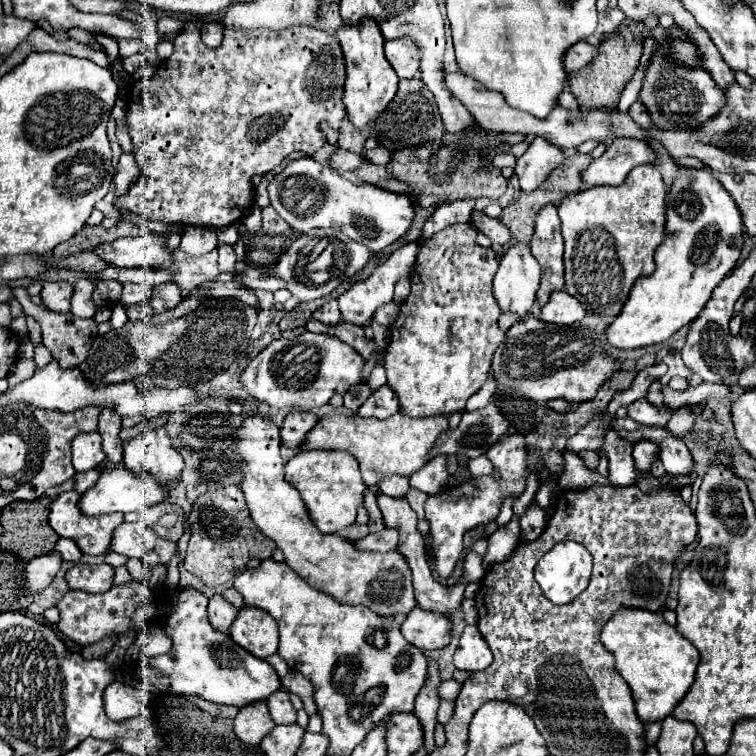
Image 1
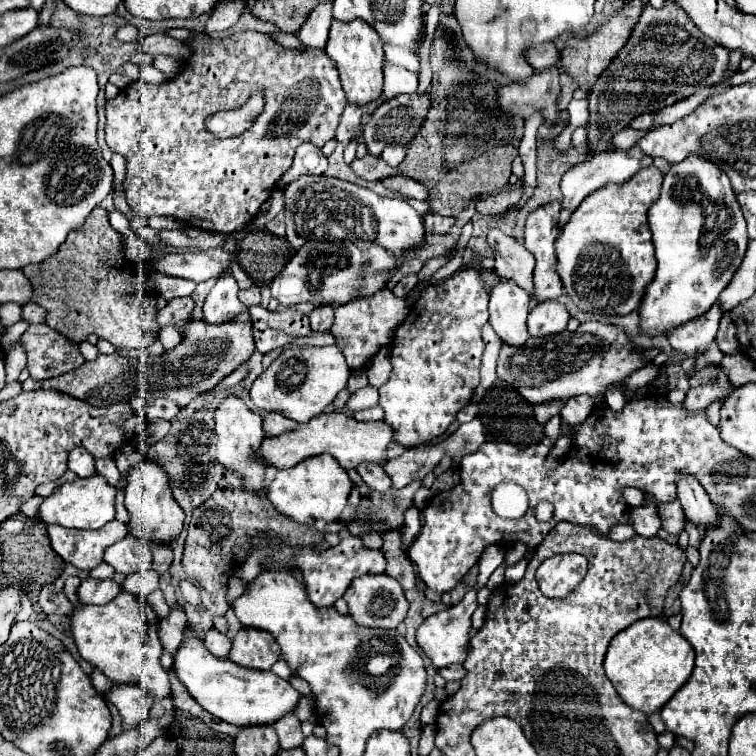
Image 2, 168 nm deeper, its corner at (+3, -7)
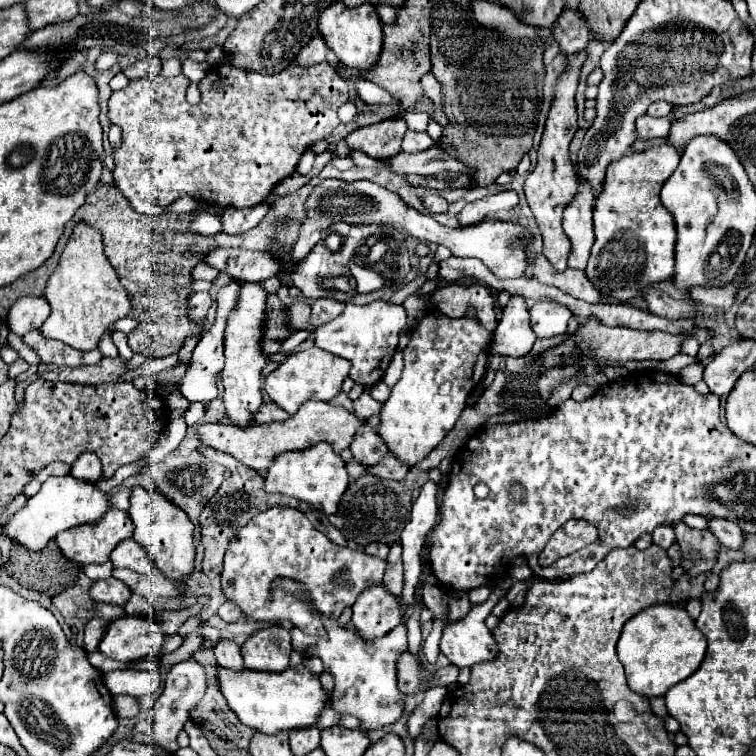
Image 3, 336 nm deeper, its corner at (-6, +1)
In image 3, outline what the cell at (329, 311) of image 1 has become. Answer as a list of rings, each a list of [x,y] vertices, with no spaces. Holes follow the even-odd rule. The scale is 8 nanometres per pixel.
[[[317,299],[311,305],[311,325],[319,327],[323,323],[333,321],[341,311],[343,311],[345,303],[335,301],[335,299]]]

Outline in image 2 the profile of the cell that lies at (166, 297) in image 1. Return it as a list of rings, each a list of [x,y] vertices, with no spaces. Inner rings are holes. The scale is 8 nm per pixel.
[[[176,297],[172,299],[164,309],[158,311],[158,323],[164,325],[174,325],[182,331],[186,331],[186,323],[192,317],[192,309],[194,309],[194,299],[192,297]]]

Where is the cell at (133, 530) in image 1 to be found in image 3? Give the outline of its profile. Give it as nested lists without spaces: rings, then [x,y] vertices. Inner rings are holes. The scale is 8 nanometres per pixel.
[[[125,539],[119,543],[119,547],[115,547],[111,553],[111,563],[115,567],[127,567],[137,573],[149,573],[153,569],[151,557],[139,547],[139,543],[135,543],[135,539]]]

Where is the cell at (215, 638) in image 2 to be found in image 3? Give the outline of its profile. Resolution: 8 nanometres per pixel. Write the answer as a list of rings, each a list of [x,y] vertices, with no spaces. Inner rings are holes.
[[[223,639],[215,645],[215,657],[217,663],[229,669],[243,669],[243,657],[241,657],[241,647],[231,641],[231,639]]]

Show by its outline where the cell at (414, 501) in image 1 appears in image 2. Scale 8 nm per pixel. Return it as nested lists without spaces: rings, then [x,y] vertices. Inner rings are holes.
[[[412,481],[402,489],[390,489],[386,493],[368,491],[362,495],[362,503],[350,515],[342,515],[340,521],[354,537],[364,537],[370,531],[386,533],[402,527],[404,509],[412,507],[414,493],[422,487],[422,481]]]

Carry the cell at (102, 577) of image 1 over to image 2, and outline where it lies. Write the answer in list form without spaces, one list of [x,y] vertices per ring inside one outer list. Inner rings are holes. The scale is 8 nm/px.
[[[82,579],[78,587],[78,599],[84,605],[106,605],[110,603],[122,587],[114,579]]]

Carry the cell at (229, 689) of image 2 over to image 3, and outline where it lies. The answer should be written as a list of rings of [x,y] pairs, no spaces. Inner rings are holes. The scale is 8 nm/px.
[[[217,665],[217,683],[227,699],[227,705],[235,711],[239,721],[255,731],[277,733],[291,731],[299,727],[309,727],[317,723],[317,717],[329,699],[319,683],[319,675],[311,673],[307,667],[289,667],[281,673],[265,673],[265,671],[227,671]]]

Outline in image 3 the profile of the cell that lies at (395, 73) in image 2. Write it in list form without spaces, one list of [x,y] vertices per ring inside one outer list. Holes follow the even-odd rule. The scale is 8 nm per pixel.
[[[429,71],[429,73],[425,73],[425,75],[421,77],[421,85],[423,85],[425,95],[427,95],[433,103],[441,105],[441,89],[439,89],[439,81],[433,77],[433,73],[431,73],[431,71]]]

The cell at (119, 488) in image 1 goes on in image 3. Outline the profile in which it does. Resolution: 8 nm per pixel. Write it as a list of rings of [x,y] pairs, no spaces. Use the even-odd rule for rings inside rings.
[[[71,473],[63,477],[49,477],[37,495],[33,495],[27,505],[15,513],[5,525],[3,533],[9,535],[13,541],[19,541],[31,551],[43,549],[57,533],[85,525],[85,523],[97,523],[103,519],[103,515],[111,509],[109,497],[105,491],[101,491],[95,483],[87,483],[85,479],[75,479]]]

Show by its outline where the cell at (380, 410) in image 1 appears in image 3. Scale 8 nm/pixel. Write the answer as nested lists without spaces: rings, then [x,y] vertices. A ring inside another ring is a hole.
[[[365,391],[355,403],[355,409],[353,409],[353,413],[355,415],[359,415],[359,417],[371,417],[371,415],[379,415],[381,413],[381,403],[379,401],[375,401],[371,395],[369,395],[369,391]]]

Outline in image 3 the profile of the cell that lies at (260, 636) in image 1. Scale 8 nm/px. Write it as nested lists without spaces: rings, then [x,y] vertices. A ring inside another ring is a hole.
[[[279,625],[255,631],[241,647],[247,669],[255,671],[285,671],[289,667],[291,637]]]

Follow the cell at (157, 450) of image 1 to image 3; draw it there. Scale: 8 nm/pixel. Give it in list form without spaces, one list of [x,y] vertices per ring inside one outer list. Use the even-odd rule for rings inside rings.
[[[143,485],[131,487],[129,499],[129,517],[135,523],[133,539],[151,555],[153,563],[169,579],[183,579],[193,571],[195,547],[193,547],[193,523],[187,519],[187,513],[181,507],[175,507],[169,499],[163,499],[161,493],[147,491]]]

